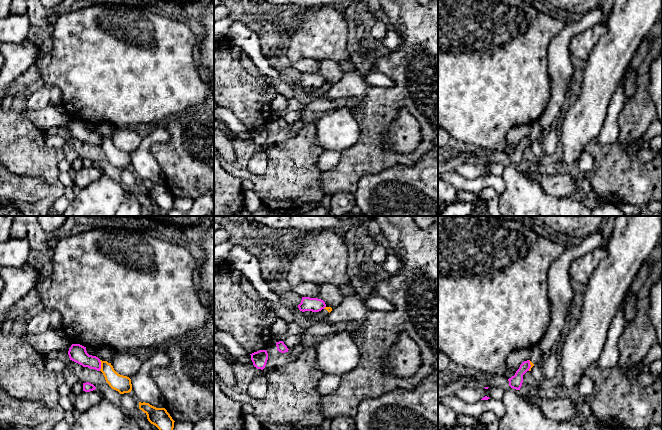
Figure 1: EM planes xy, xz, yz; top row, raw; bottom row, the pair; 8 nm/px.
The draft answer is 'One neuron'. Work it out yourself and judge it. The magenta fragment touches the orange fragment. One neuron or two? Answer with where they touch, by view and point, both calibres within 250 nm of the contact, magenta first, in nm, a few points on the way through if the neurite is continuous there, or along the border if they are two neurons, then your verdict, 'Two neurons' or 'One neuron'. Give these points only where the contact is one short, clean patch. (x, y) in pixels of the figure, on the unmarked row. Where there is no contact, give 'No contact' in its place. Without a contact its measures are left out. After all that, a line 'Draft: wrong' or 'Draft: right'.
Touches magenta at xy (100, 141). Thickness 140 nm (magenta) against 140 nm. Boundary: xy (99, 136), (100, 146). Two neurons
Draft: wrong

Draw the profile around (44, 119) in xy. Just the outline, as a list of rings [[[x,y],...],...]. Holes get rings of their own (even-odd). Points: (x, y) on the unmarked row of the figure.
[[[54,106],[40,110],[26,108],[23,111],[23,115],[28,121],[43,132],[46,132],[53,127],[68,129],[69,124],[74,120],[70,118],[63,109],[60,110]]]

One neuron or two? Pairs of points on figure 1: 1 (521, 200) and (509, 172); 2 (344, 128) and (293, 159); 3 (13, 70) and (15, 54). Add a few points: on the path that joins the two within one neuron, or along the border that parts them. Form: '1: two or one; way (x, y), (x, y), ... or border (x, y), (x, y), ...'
1: one; way (521, 193), (513, 179)
2: two; border (314, 124), (315, 141), (324, 150)
3: one; way (13, 66), (15, 58)

